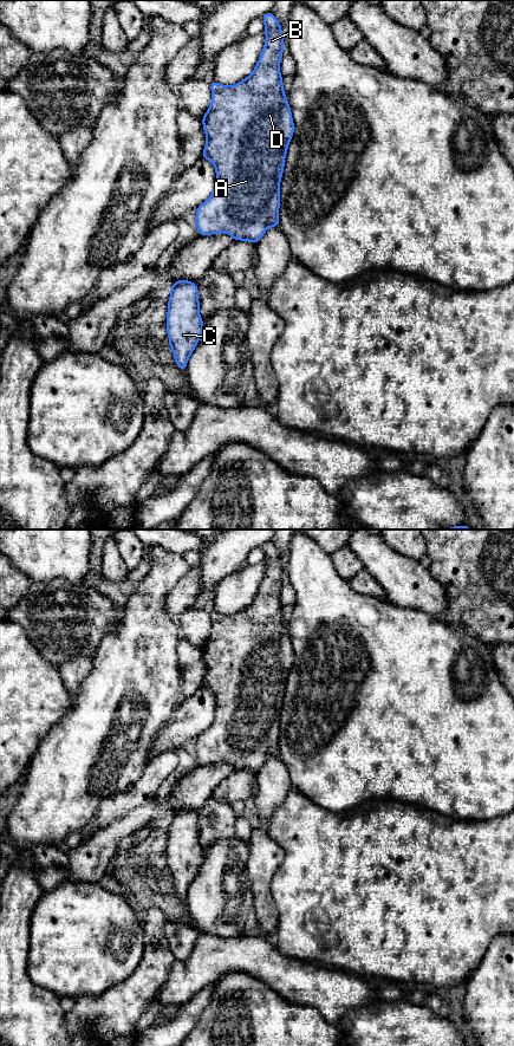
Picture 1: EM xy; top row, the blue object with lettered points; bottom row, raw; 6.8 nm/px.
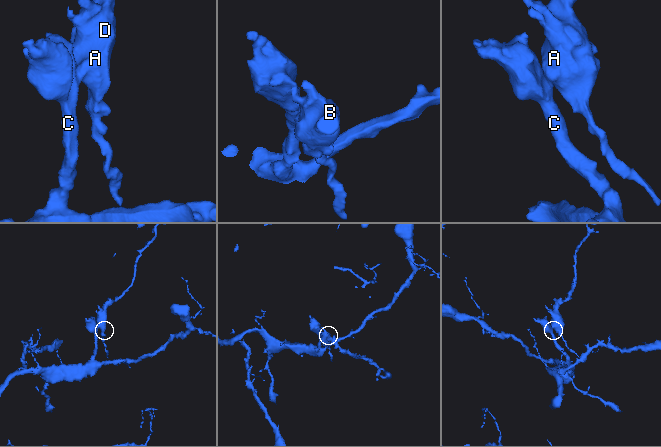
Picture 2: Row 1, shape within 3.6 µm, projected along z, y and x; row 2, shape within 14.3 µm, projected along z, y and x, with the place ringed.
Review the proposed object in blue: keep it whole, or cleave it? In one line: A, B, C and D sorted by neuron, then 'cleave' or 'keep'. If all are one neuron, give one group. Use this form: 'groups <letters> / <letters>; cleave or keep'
groups A B C D; keep

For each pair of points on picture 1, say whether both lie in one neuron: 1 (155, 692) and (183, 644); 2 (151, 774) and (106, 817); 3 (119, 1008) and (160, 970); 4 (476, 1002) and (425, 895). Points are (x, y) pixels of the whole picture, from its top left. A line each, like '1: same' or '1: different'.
1: different
2: same
3: same
4: different

